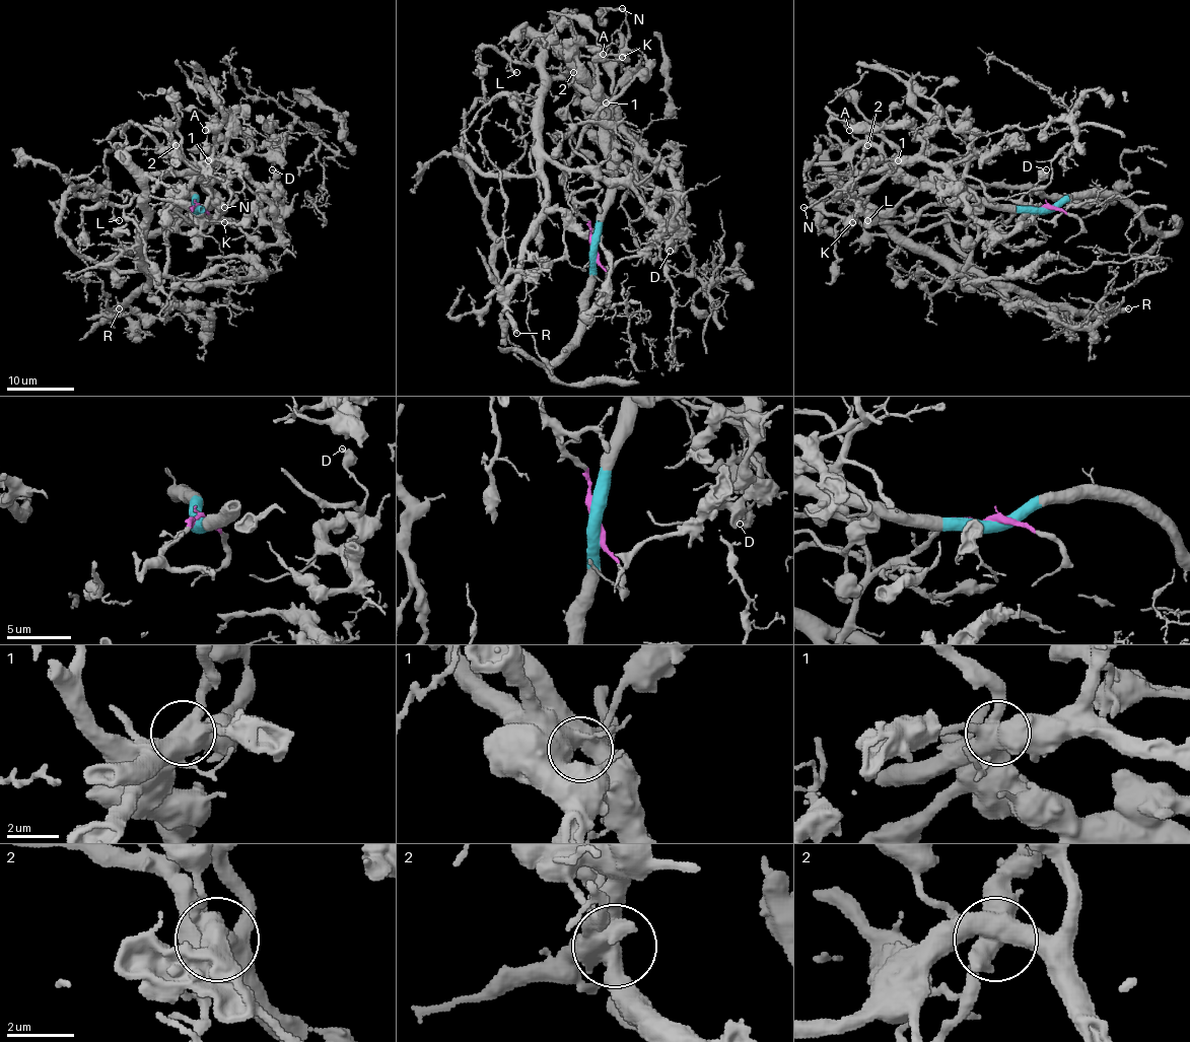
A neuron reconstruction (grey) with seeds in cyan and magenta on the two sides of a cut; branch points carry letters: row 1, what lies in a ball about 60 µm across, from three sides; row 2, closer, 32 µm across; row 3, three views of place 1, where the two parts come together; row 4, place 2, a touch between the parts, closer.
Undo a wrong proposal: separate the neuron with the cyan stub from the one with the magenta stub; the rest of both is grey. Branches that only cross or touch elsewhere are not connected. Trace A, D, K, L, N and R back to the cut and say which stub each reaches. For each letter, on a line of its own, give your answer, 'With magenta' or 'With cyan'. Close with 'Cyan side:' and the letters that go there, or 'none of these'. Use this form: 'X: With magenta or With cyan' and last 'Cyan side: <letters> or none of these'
A: With cyan
D: With cyan
K: With cyan
L: With magenta
N: With cyan
R: With magenta
Cyan side: A, D, K, N

